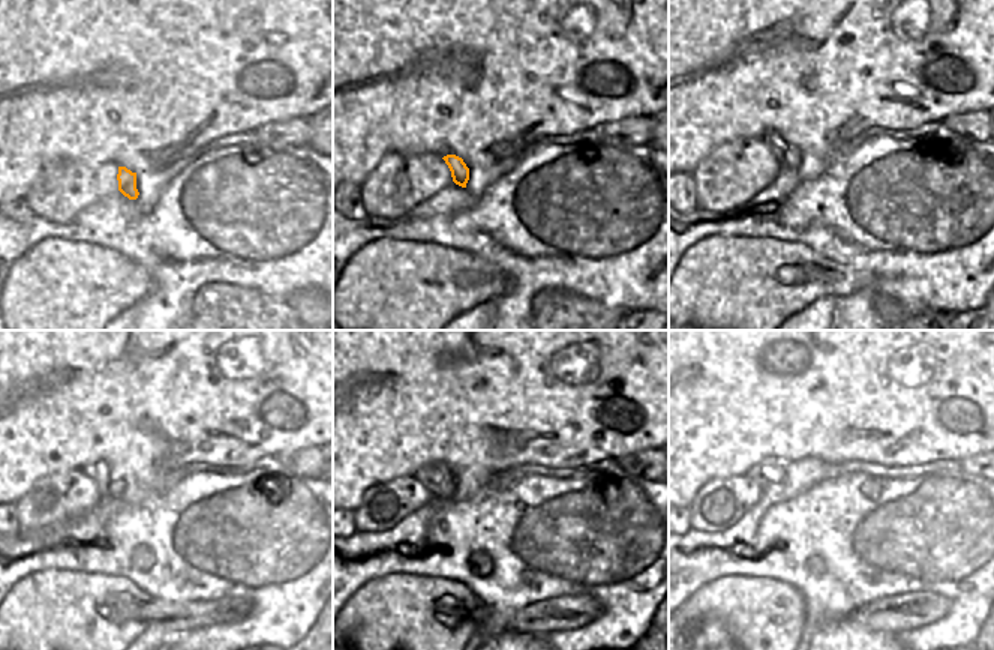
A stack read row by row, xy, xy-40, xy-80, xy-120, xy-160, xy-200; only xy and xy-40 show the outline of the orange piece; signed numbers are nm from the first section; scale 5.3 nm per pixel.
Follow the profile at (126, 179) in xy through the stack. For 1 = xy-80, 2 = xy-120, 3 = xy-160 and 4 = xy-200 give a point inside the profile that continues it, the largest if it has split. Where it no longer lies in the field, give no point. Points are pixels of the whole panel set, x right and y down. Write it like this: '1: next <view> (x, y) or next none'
1: next xy-80 (790, 158)
2: next xy-120 (108, 487)
3: next xy-160 (431, 475)
4: next xy-200 (765, 475)

